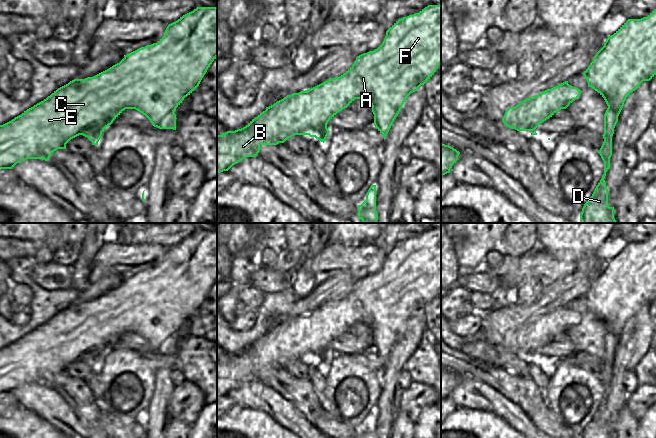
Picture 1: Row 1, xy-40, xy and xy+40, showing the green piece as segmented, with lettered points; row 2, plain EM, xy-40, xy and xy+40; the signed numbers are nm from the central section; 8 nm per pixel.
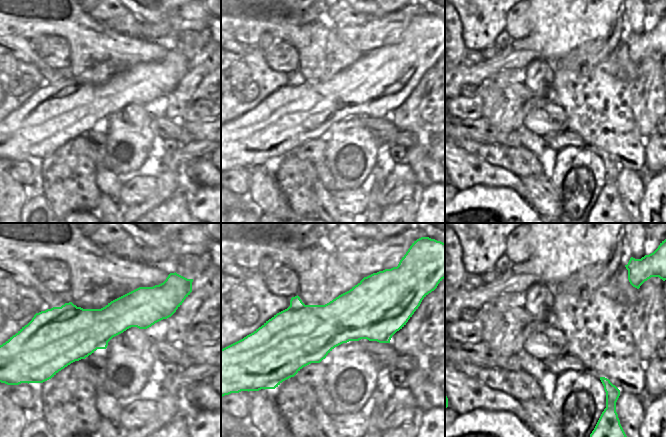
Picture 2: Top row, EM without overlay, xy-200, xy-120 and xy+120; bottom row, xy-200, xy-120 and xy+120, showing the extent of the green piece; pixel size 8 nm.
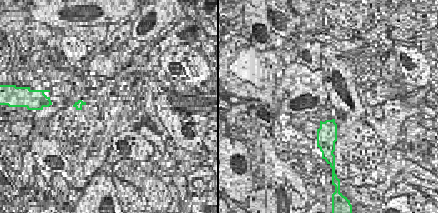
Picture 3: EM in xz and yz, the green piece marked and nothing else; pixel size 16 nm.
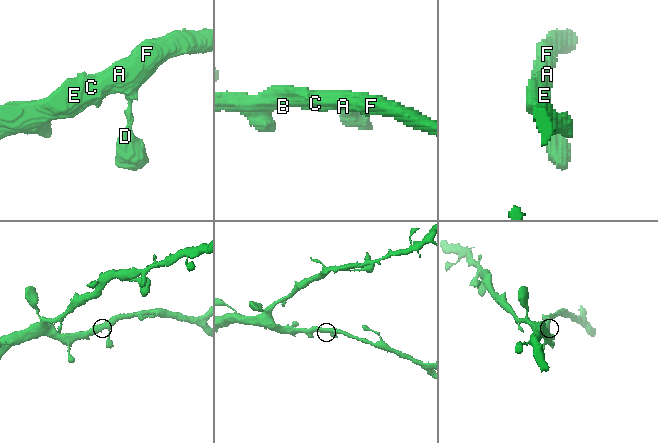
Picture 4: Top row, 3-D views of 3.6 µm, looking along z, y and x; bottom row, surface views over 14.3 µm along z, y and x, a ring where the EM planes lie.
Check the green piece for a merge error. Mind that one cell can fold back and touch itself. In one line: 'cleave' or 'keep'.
keep

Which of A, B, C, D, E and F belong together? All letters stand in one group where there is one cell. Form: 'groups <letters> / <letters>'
groups A B C D E F

